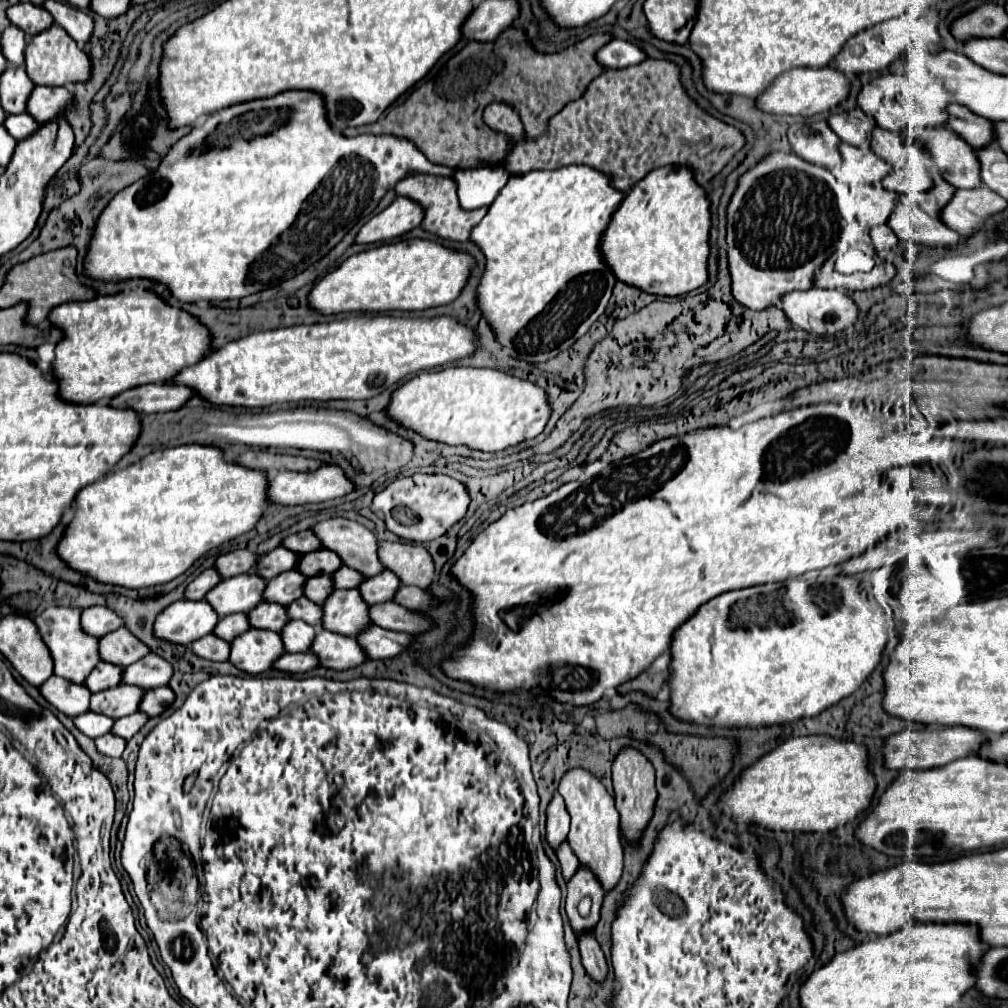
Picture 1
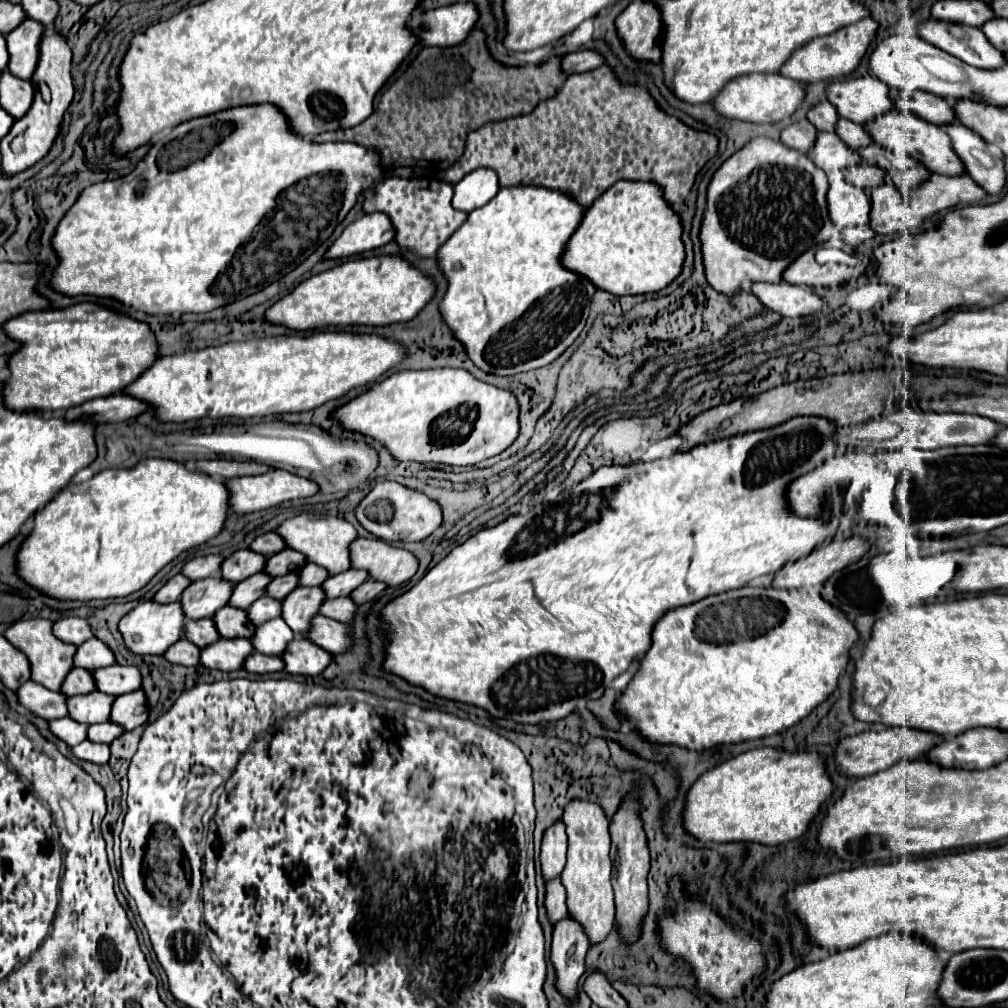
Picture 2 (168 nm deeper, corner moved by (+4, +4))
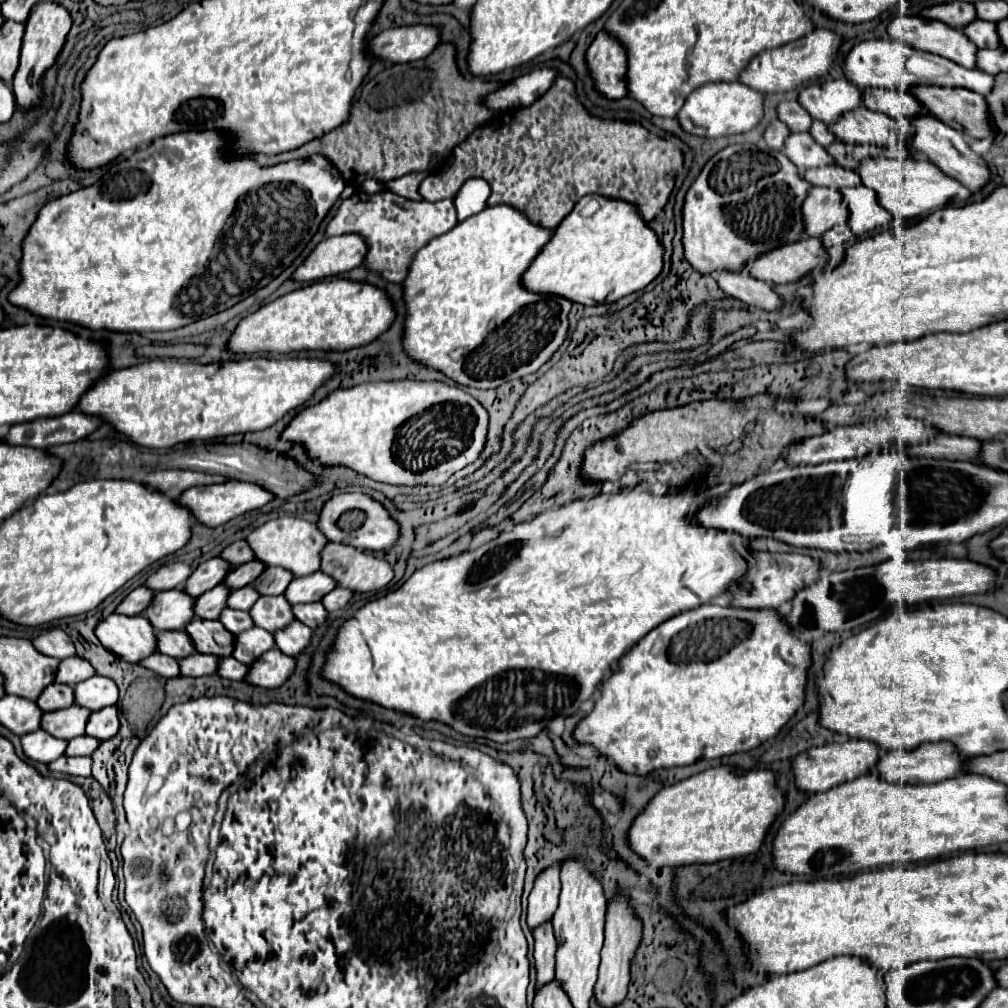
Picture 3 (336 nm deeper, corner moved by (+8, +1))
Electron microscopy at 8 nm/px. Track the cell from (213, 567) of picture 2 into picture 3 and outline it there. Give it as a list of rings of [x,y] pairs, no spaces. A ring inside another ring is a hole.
[[[168,563],[160,567],[154,575],[146,579],[146,587],[152,591],[168,591],[168,589],[178,589],[184,585],[188,575],[192,573],[190,565],[186,563]]]

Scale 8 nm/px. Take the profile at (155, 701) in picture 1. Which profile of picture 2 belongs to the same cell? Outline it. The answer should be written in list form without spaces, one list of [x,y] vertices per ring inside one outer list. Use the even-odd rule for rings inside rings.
[[[140,688],[140,690],[128,692],[128,694],[122,694],[120,698],[116,698],[110,720],[122,724],[126,730],[134,730],[134,728],[146,724],[148,710],[150,710],[150,704],[148,704],[146,692]]]

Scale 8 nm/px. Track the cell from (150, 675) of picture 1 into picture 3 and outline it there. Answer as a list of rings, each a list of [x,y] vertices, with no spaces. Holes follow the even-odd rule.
[[[98,675],[74,685],[74,693],[76,693],[74,705],[80,705],[90,711],[100,711],[104,707],[116,705],[118,701],[116,683],[108,677],[98,677]]]

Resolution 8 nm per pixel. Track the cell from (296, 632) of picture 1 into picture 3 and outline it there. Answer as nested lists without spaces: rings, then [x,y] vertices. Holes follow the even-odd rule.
[[[252,627],[244,633],[240,633],[236,637],[236,645],[234,645],[234,653],[232,657],[238,659],[244,665],[254,663],[262,653],[270,651],[274,647],[274,635],[260,629],[260,627]]]

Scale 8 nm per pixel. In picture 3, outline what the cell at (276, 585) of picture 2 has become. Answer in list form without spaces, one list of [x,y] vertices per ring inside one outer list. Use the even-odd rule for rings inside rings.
[[[252,585],[244,587],[244,589],[236,589],[236,591],[230,591],[228,595],[228,601],[226,601],[226,607],[232,607],[232,609],[240,609],[240,611],[250,611],[250,607],[256,603],[260,595],[256,593],[256,589]]]

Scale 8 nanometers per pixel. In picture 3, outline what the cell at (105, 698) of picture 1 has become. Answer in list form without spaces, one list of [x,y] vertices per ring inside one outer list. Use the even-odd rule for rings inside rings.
[[[72,705],[72,707],[66,707],[66,709],[44,713],[44,717],[40,719],[40,727],[56,739],[70,741],[72,737],[84,735],[88,715],[90,715],[88,709]]]

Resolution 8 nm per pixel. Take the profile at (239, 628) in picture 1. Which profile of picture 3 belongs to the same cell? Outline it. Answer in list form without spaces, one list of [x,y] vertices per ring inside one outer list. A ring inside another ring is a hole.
[[[156,631],[156,641],[156,651],[170,657],[184,659],[196,651],[184,631]]]

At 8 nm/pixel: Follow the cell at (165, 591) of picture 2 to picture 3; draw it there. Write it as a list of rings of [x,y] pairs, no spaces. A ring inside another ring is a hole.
[[[138,587],[134,591],[130,591],[124,601],[116,607],[114,613],[120,613],[120,615],[140,615],[152,601],[154,593],[146,587]]]

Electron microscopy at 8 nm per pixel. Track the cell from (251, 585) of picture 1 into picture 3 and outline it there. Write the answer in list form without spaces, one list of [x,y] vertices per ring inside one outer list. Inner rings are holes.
[[[182,589],[160,591],[154,595],[152,605],[144,611],[150,625],[158,631],[184,629],[188,621],[194,619],[194,599],[186,595]]]

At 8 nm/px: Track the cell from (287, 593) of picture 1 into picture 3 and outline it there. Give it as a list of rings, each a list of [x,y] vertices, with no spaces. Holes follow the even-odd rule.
[[[218,585],[216,589],[210,589],[208,593],[202,593],[196,597],[196,617],[200,619],[218,619],[220,611],[226,607],[228,599],[228,587]]]

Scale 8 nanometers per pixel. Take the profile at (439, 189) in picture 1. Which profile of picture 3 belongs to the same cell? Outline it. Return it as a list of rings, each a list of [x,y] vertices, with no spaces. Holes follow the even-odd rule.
[[[380,191],[376,195],[352,195],[344,199],[324,229],[324,237],[358,233],[368,241],[368,253],[364,267],[376,271],[388,283],[404,281],[412,257],[434,237],[444,235],[456,225],[456,209],[450,199],[444,201],[410,201],[392,191]]]

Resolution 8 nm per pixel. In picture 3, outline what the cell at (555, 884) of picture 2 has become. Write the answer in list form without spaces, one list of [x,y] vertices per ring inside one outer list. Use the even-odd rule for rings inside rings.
[[[552,923],[540,925],[534,935],[536,991],[554,979],[554,953],[556,953],[556,939],[552,933]]]

